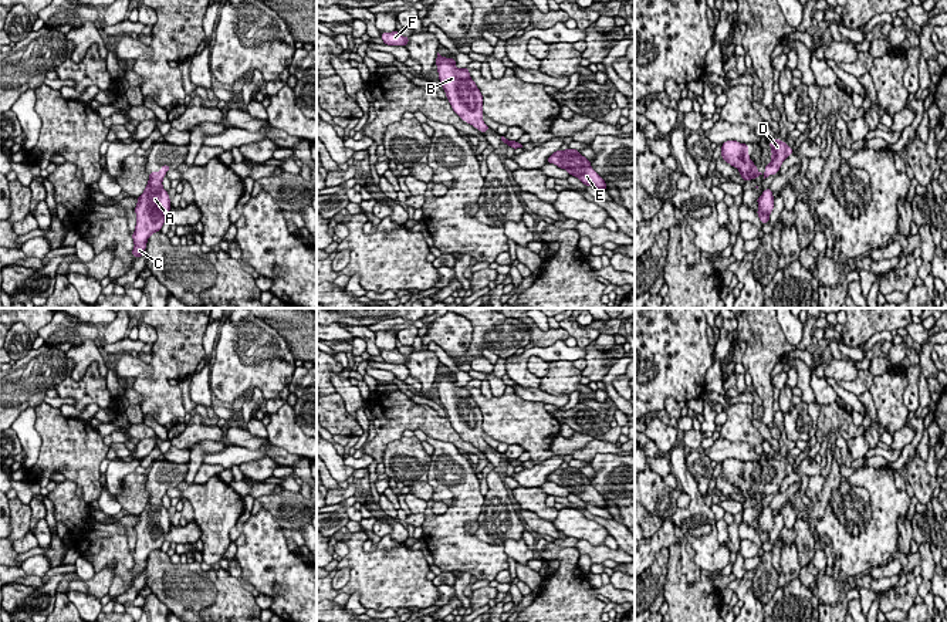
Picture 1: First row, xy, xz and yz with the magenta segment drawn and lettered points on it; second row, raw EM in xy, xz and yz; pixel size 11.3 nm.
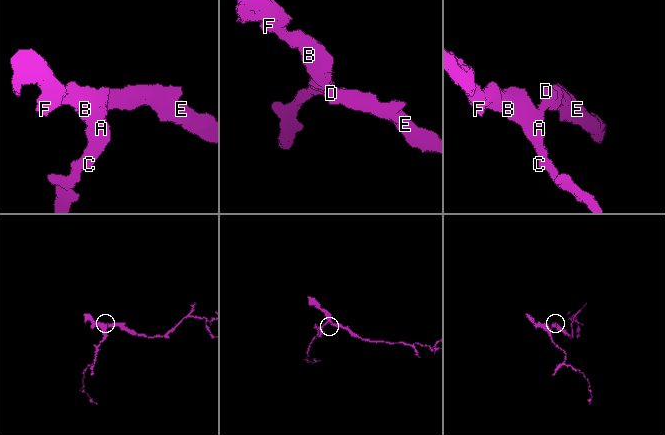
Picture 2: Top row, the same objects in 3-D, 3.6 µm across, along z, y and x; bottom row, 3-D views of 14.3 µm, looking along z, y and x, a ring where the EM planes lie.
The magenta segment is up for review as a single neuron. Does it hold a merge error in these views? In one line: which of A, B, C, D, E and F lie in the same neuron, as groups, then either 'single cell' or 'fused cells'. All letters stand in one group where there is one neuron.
A B C D E F; single cell

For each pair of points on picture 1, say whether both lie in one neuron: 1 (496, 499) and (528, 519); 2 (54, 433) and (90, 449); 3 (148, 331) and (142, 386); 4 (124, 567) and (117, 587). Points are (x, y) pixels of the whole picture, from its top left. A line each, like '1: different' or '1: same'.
1: different
2: same
3: different
4: different

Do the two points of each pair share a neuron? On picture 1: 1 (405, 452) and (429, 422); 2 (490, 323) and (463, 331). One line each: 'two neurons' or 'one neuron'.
1: two neurons
2: two neurons

